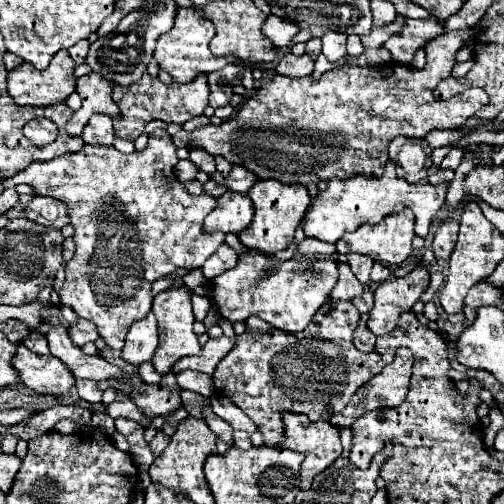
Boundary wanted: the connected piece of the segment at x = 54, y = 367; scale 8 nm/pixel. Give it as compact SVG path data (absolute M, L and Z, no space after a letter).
M22 343L18 345L12 357L12 367L22 385L42 395L68 393L70 387L74 385L72 373L68 373L68 367L60 359L52 355L36 357Z

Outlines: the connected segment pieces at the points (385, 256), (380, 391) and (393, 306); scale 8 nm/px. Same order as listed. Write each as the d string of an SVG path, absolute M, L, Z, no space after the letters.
M402 209L398 213L392 213L392 215L384 217L384 221L380 221L376 225L364 223L356 231L346 233L336 243L336 249L338 249L338 253L344 253L344 255L350 253L350 251L356 251L356 253L370 255L374 261L380 261L380 263L400 265L412 253L412 239L414 239L414 217L412 217L412 211L410 209Z
M406 347L396 349L394 361L386 365L376 377L372 377L368 385L360 387L350 399L350 405L360 407L364 411L380 409L384 405L400 405L408 393L412 361L414 357L410 349Z
M424 267L414 269L406 277L386 279L374 291L374 307L368 313L368 329L374 335L386 335L394 329L400 313L410 311L428 287L430 275Z

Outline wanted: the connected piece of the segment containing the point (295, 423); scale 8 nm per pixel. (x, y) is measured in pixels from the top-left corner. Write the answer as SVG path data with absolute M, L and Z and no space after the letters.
M284 415L286 425L286 441L284 447L298 451L304 455L300 475L302 475L302 489L310 489L312 479L322 473L336 457L342 453L340 443L340 431L330 421L318 421L312 423L304 415Z

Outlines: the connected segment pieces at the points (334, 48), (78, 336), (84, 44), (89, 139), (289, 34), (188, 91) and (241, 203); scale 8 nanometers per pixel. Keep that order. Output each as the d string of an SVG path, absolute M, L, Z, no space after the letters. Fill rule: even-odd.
M326 31L322 35L322 53L328 61L336 61L346 55L346 37L348 35L338 31Z
M78 319L74 325L70 325L70 327L68 327L68 335L70 335L70 339L72 339L78 347L82 347L82 345L88 343L88 341L96 341L96 339L98 339L96 327L92 327L90 321L86 321L86 319Z
M80 41L80 43L76 43L72 49L68 49L68 53L70 53L70 57L74 59L76 65L82 65L82 63L84 63L84 57L88 55L88 47L90 47L88 41Z
M108 115L90 117L88 125L82 131L82 139L88 145L112 145L112 119Z
M270 15L262 27L264 35L272 39L272 43L280 49L288 47L290 41L294 39L294 35L300 31L300 27L290 21L290 19L284 19L284 17L276 17L276 15Z
M148 73L142 75L136 83L122 87L122 85L112 85L112 99L120 109L122 121L114 123L114 135L126 141L134 141L140 133L144 133L146 123L160 119L164 123L186 123L192 117L198 117L204 113L208 107L208 81L204 77L196 77L196 81L190 81L188 85L178 85L178 83L162 83L160 79L150 77ZM132 119L142 119L144 123L132 123Z
M226 191L218 199L214 211L208 213L208 217L204 221L204 229L208 233L216 233L216 231L240 233L250 225L252 215L254 215L254 209L246 195Z

